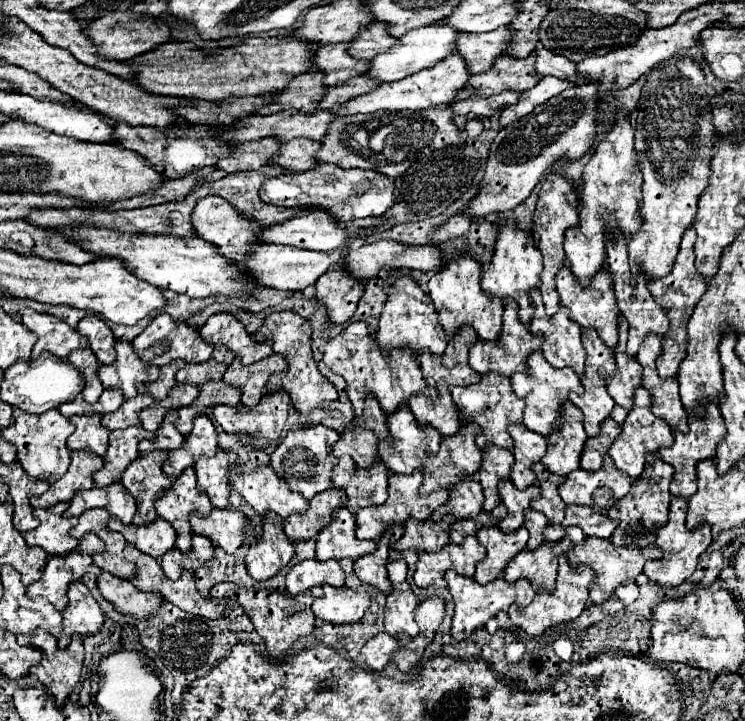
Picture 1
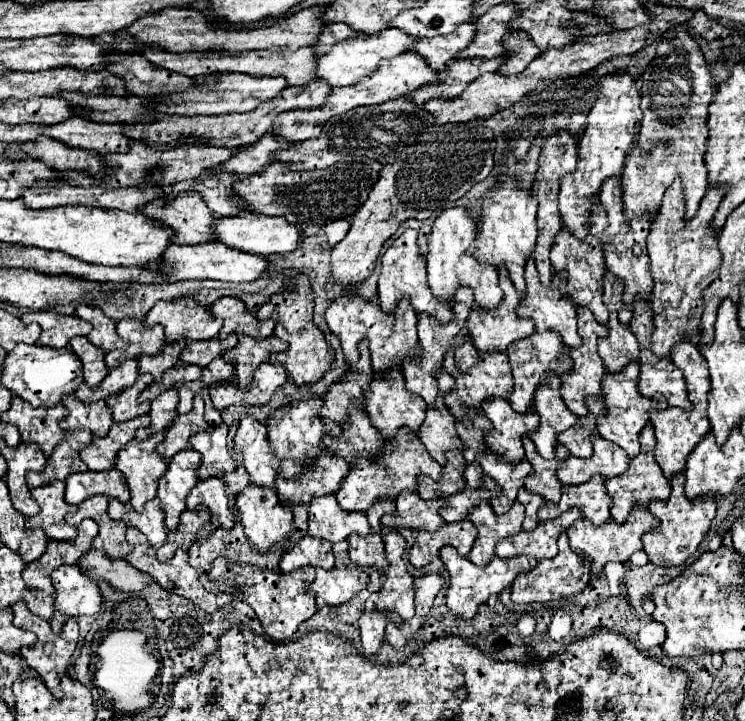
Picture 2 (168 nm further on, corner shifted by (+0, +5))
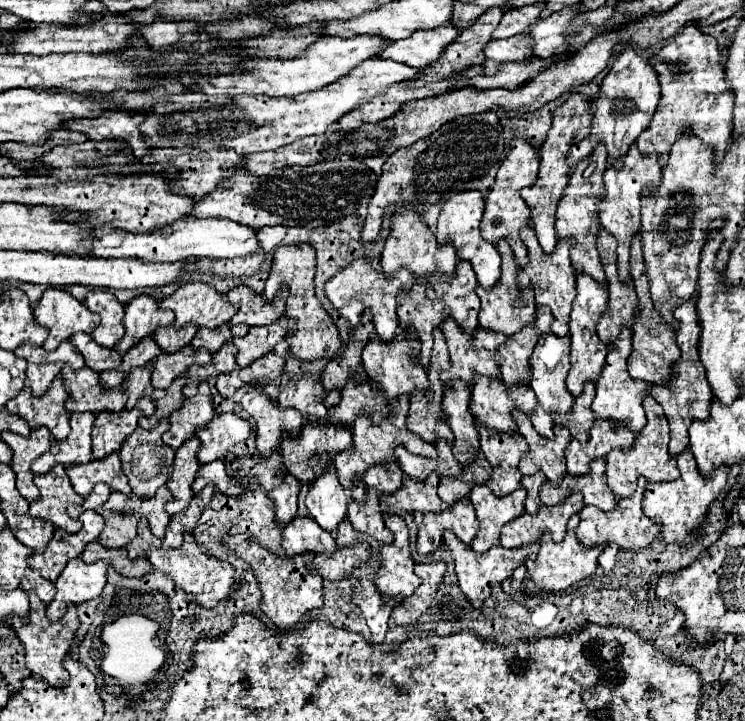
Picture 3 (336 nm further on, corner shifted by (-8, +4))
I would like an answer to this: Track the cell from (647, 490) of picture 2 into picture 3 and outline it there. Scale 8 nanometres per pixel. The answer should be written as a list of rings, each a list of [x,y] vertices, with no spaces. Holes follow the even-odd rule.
[[[648,394],[644,398],[644,410],[646,410],[646,426],[636,434],[632,450],[610,450],[606,464],[606,476],[608,476],[608,488],[616,494],[616,498],[626,498],[632,492],[636,492],[636,480],[638,476],[644,476],[648,482],[670,482],[678,478],[678,468],[676,468],[676,458],[668,454],[668,420],[664,418],[662,406],[656,404],[656,400]]]

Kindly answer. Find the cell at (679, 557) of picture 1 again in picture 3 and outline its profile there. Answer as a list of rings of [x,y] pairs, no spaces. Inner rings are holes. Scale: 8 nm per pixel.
[[[688,448],[676,460],[678,460],[680,478],[672,480],[672,482],[654,482],[654,484],[648,484],[648,488],[644,492],[642,508],[644,508],[644,514],[648,518],[652,518],[652,520],[656,520],[660,524],[660,530],[662,530],[660,538],[664,542],[668,542],[668,544],[678,542],[682,546],[688,546],[694,540],[696,528],[700,528],[704,524],[708,506],[716,500],[716,496],[724,488],[728,468],[724,468],[724,470],[712,470],[712,474],[708,474],[708,478],[704,478],[704,474],[698,472],[694,454]]]

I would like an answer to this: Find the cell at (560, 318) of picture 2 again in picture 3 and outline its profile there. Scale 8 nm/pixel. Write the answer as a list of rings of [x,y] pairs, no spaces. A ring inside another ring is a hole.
[[[524,226],[522,242],[528,248],[528,264],[522,270],[518,270],[518,274],[520,274],[518,280],[520,280],[522,286],[530,286],[534,290],[536,304],[548,306],[552,310],[552,316],[554,316],[552,332],[558,334],[558,336],[564,336],[564,334],[568,334],[570,310],[572,310],[572,302],[576,298],[576,284],[574,284],[576,276],[574,276],[574,268],[572,268],[572,262],[570,262],[572,239],[558,239],[556,250],[552,250],[552,254],[544,254],[540,250],[540,244],[538,244],[538,238],[536,238],[536,232],[532,230],[532,226]]]

